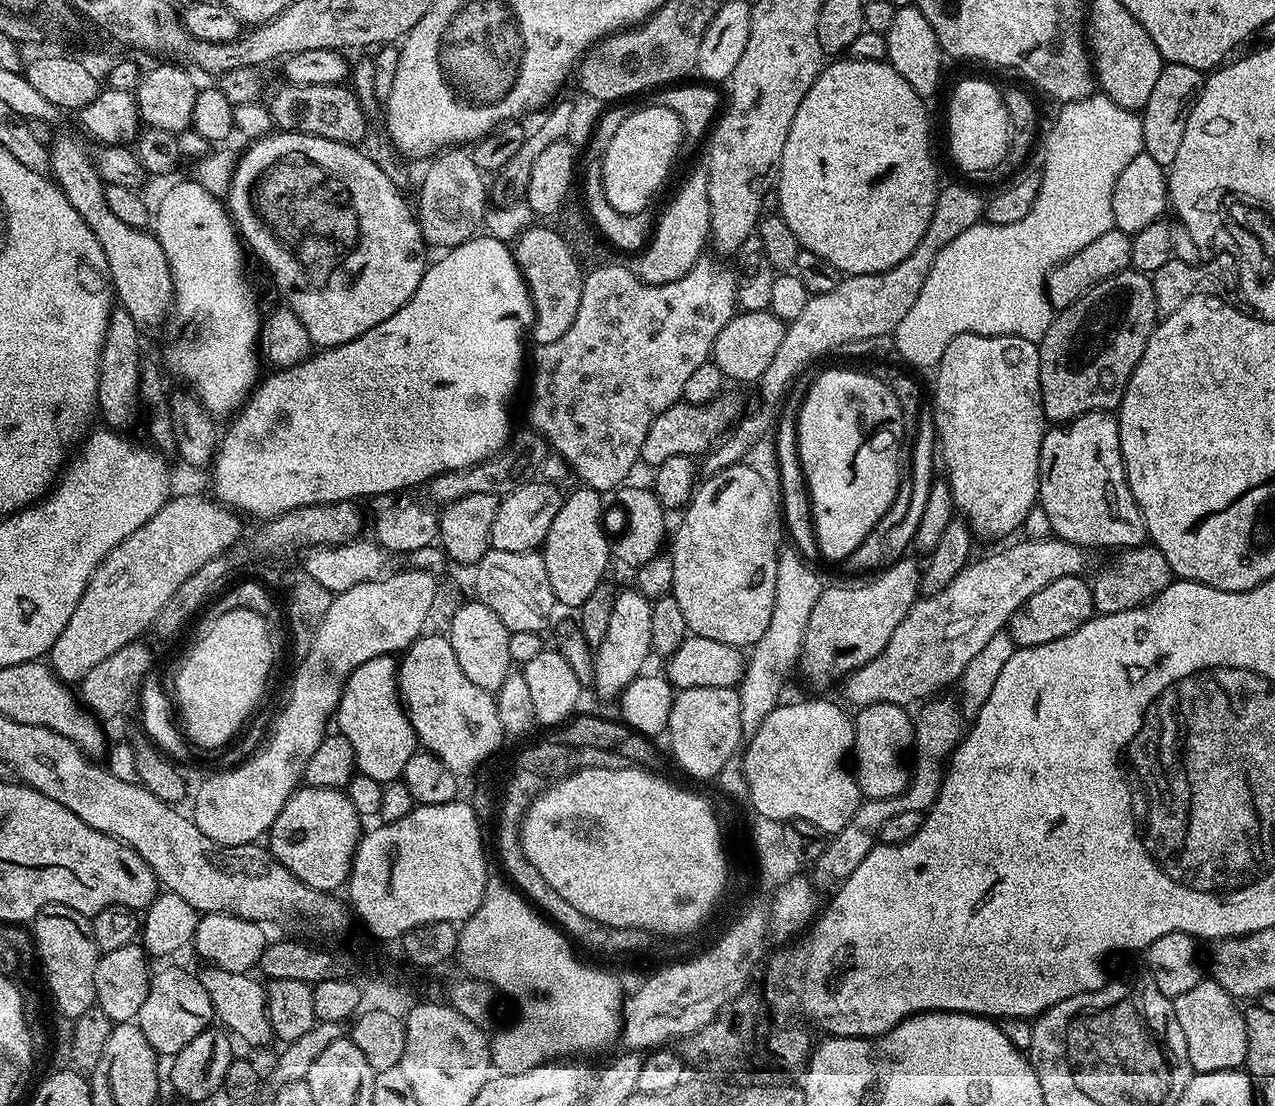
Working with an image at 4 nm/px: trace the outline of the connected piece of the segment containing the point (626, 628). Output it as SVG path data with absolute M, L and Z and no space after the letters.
M637 590L617 591L606 638L603 638L601 644L594 648L594 691L596 690L598 695L619 697L623 689L645 671L644 663L652 652L651 609L652 600L645 597L643 593Z

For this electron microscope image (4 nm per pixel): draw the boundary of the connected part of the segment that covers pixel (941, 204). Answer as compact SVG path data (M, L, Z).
M964 184L943 185L936 196L934 213L931 214L922 242L897 267L870 275L843 277L838 286L827 294L811 295L805 309L787 323L773 361L756 381L760 401L754 403L750 411L747 409L728 434L705 453L703 471L705 468L705 473L712 475L730 465L741 463L747 457L748 450L768 428L770 430L773 427L776 411L783 407L793 383L812 366L810 364L814 360L830 350L843 349L854 341L893 333L910 307L914 306L937 253L958 238L959 234L970 230L970 226L981 223L985 203L983 195L980 197L974 189Z

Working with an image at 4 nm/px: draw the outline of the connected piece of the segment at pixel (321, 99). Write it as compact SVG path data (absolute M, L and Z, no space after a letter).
M281 83L281 88L272 92L272 97L266 100L268 109L272 111L273 125L281 132L301 132L318 138L330 138L334 142L343 144L359 145L364 131L370 125L370 120L365 116L362 106L353 89L348 86L335 84L334 86L302 86L301 84Z

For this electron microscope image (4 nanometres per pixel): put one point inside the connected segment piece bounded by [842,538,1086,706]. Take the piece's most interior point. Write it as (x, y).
(931, 647)

